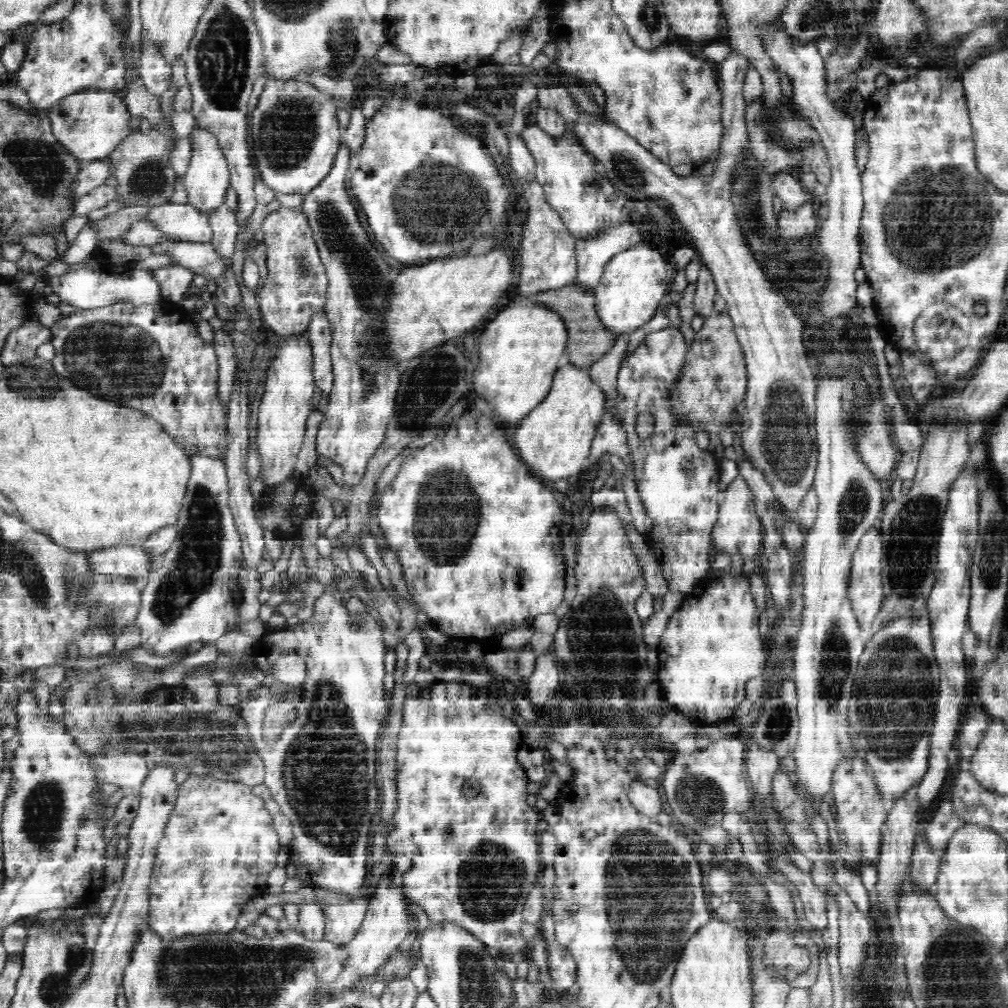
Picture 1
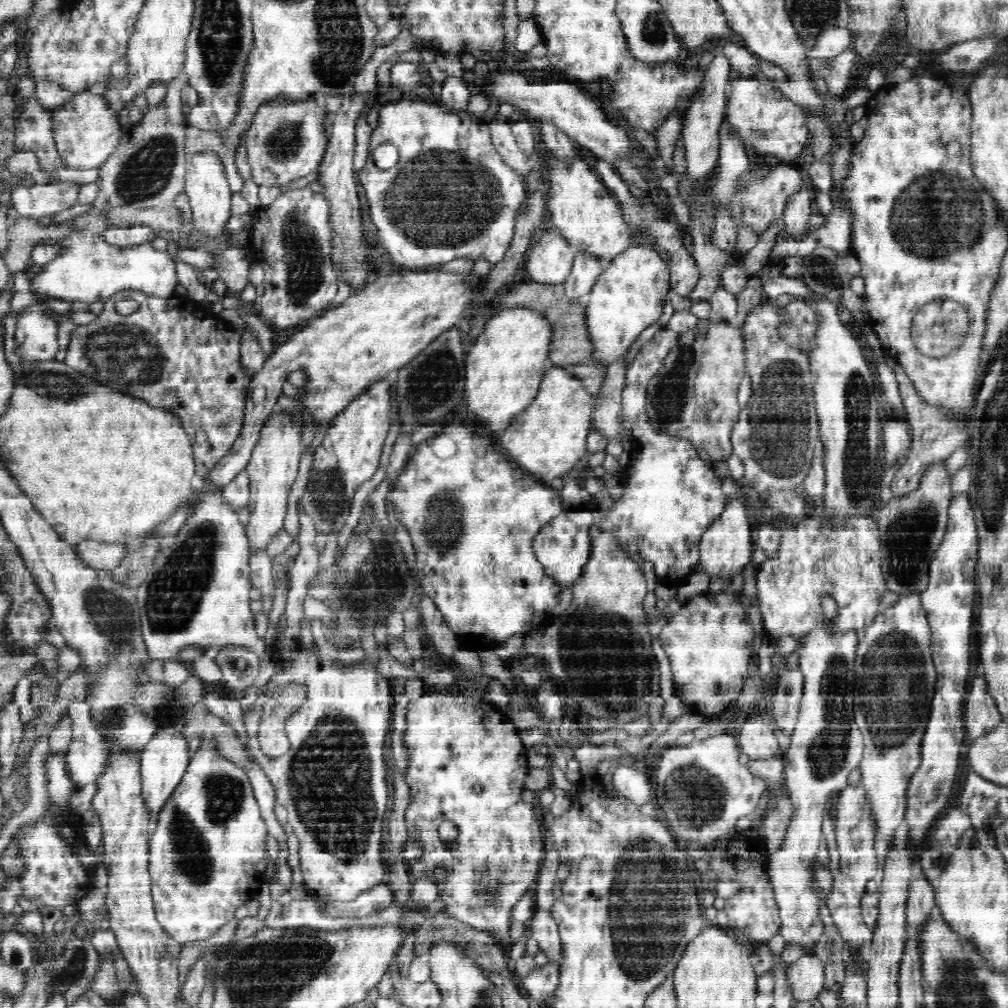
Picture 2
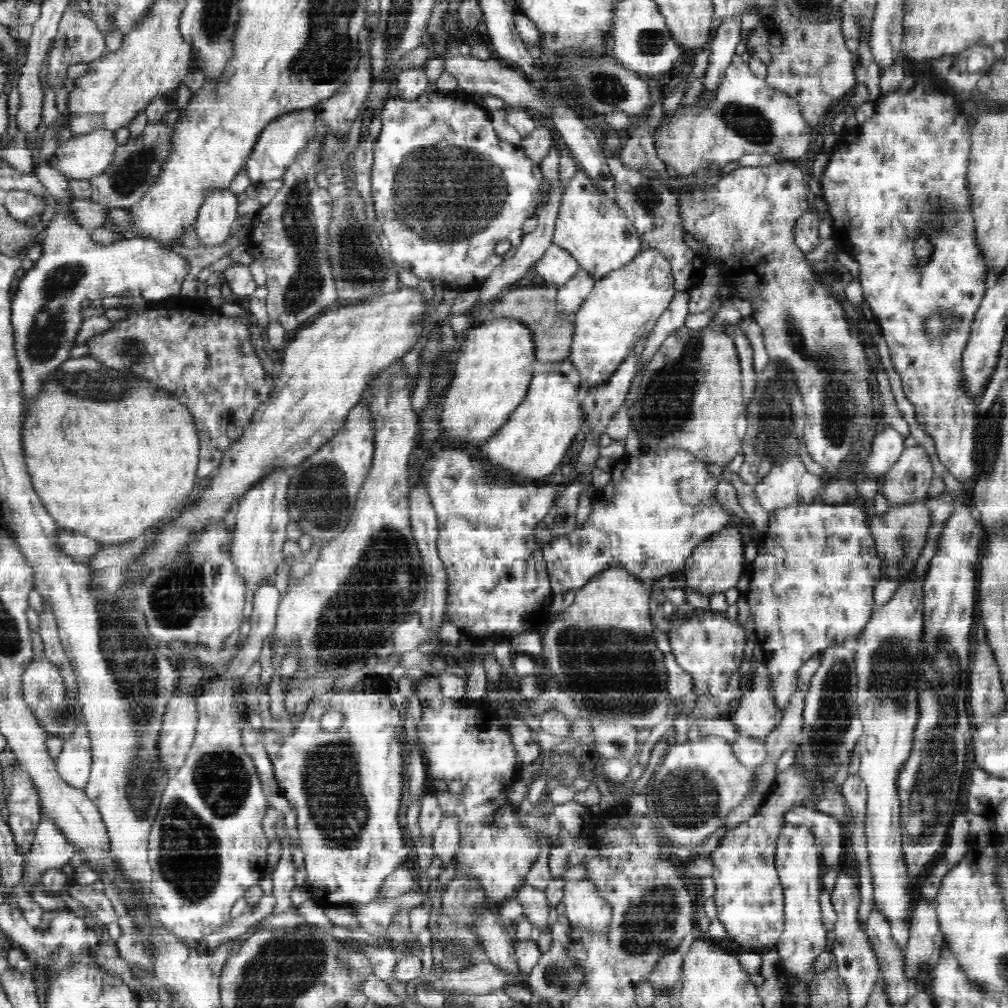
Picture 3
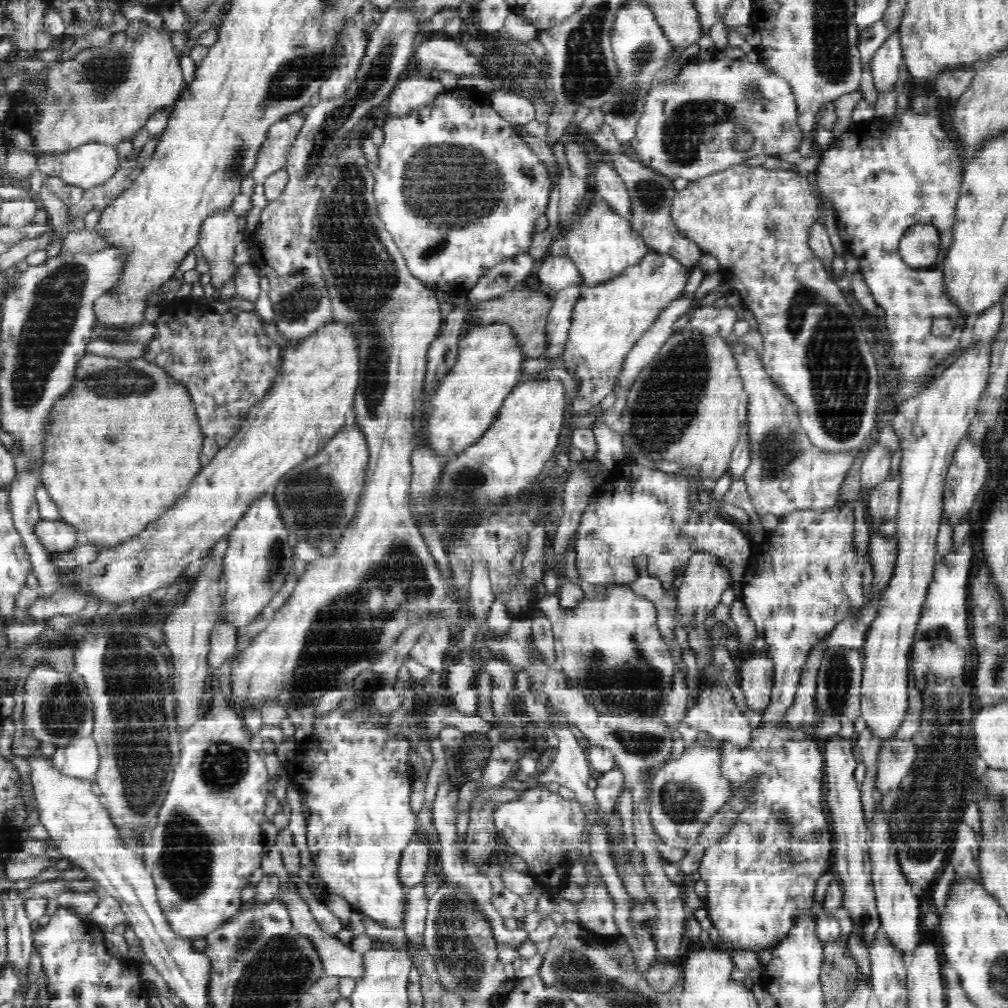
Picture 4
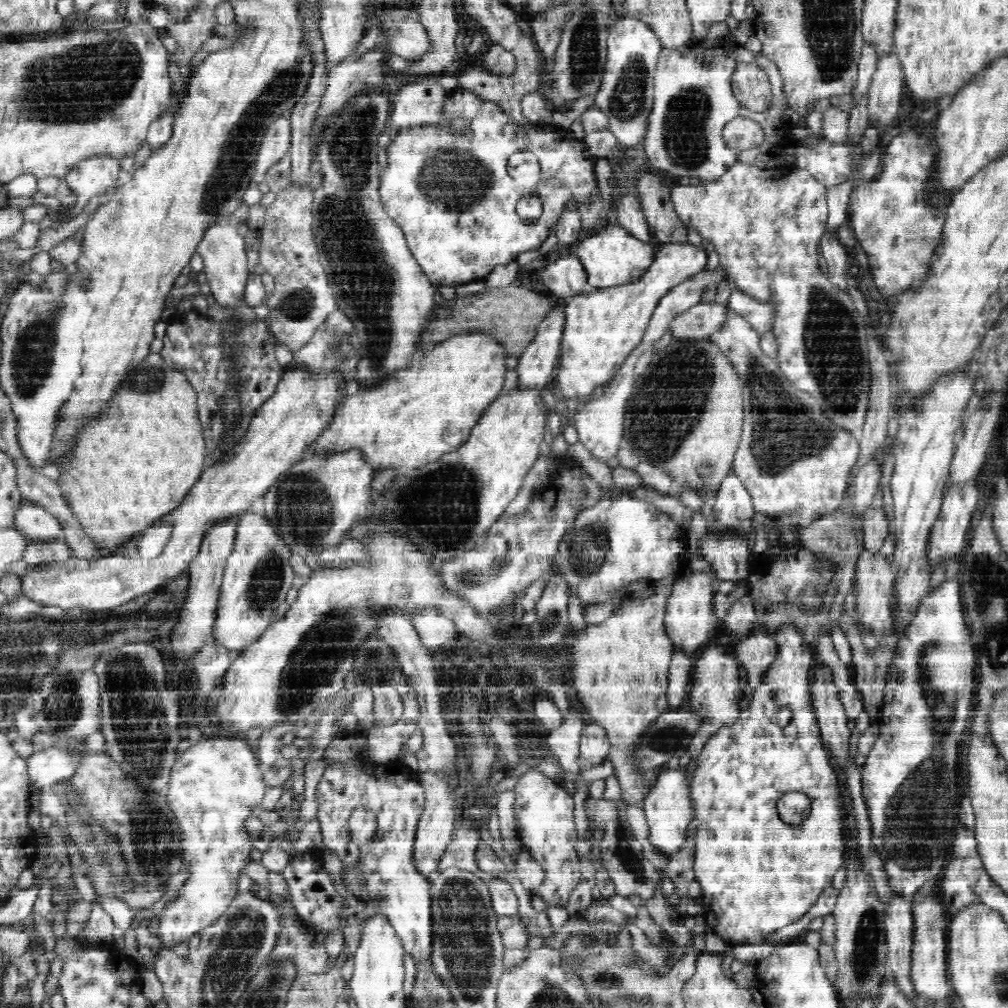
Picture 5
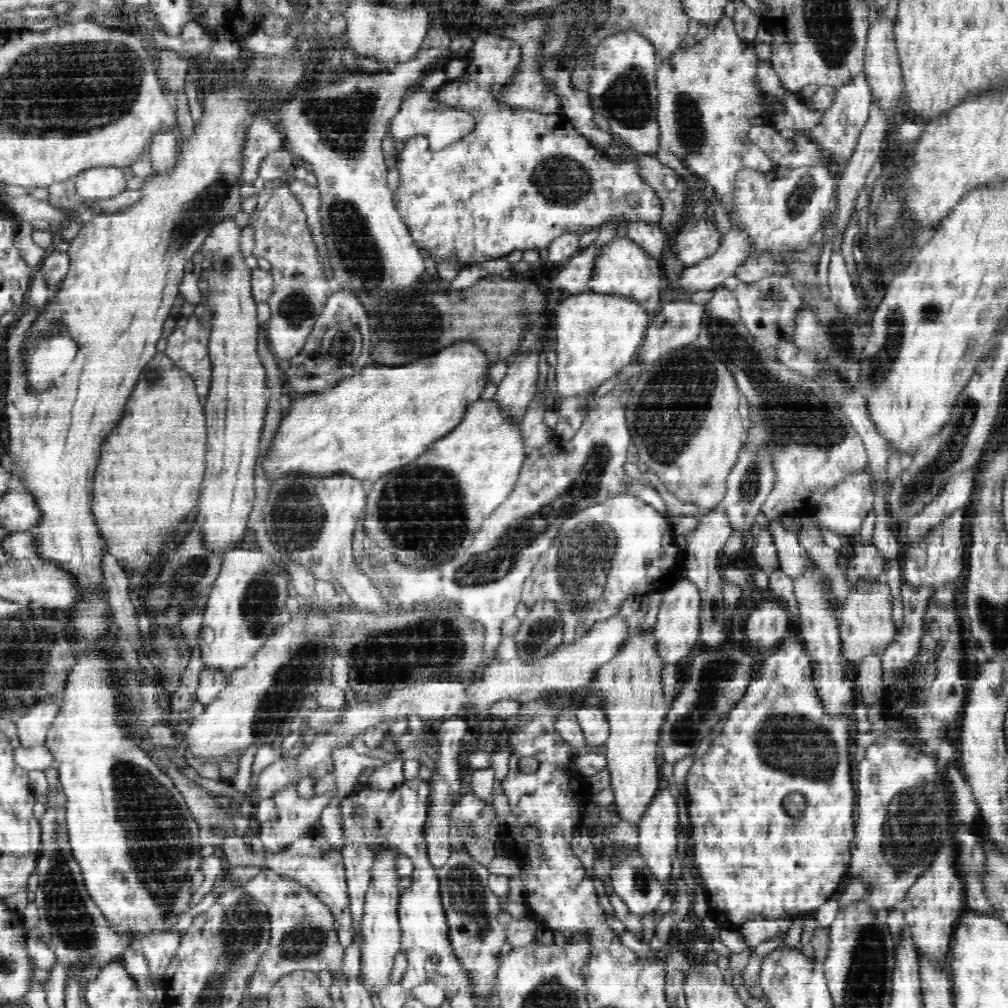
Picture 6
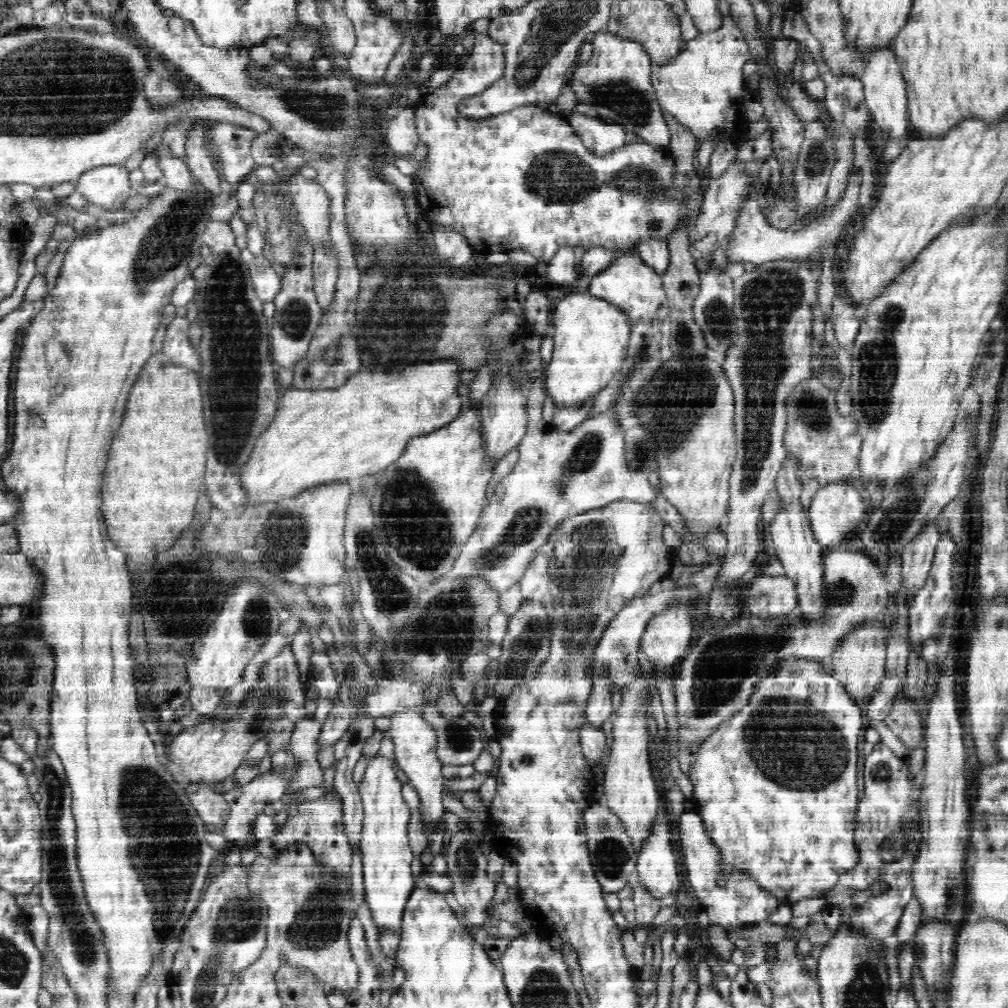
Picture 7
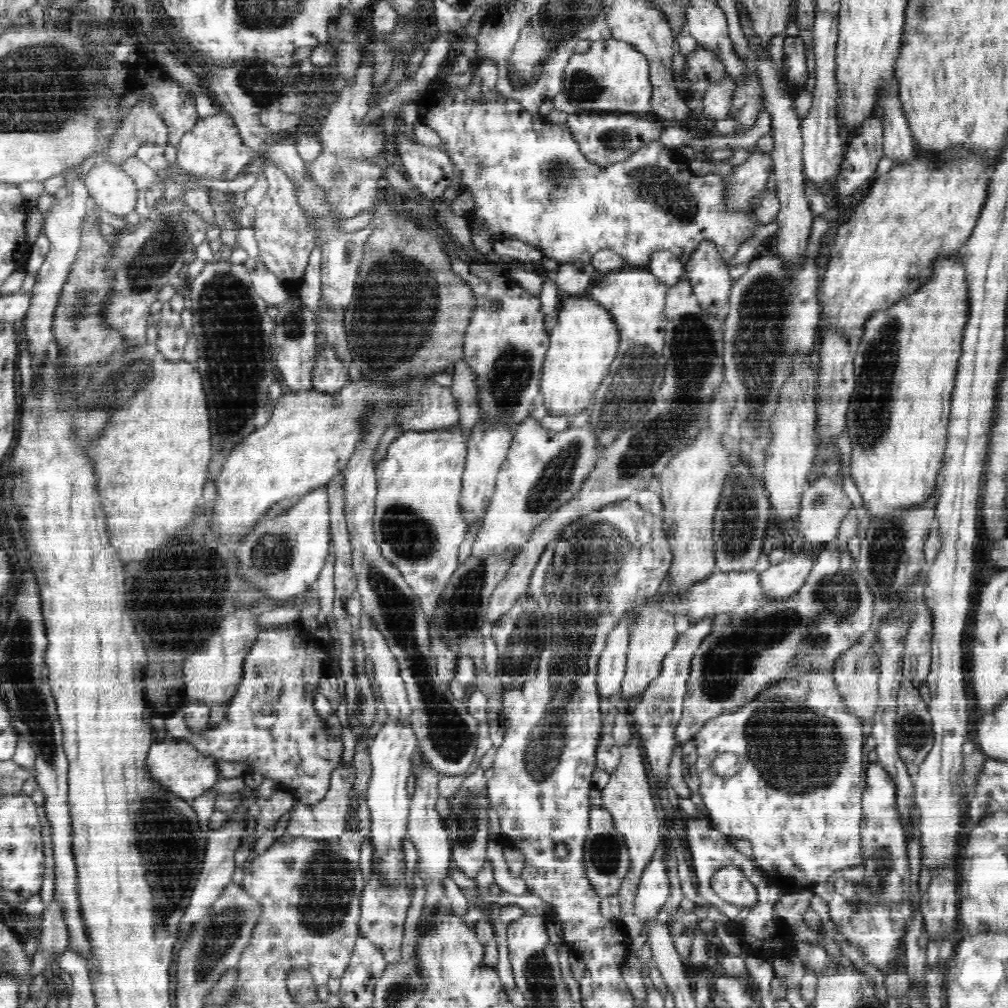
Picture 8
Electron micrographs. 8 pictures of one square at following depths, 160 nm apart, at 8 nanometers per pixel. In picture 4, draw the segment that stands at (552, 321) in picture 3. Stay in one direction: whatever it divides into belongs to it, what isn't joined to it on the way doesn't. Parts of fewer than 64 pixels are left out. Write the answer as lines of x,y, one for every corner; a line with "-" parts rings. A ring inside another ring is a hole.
523,288
504,293
502,296
492,300
484,300
472,308
472,322
478,326
488,326
494,323
506,324
514,331
518,339
518,346
522,347
522,354
526,358
540,358
548,348
548,337
546,336
546,322
553,300
548,291
532,291

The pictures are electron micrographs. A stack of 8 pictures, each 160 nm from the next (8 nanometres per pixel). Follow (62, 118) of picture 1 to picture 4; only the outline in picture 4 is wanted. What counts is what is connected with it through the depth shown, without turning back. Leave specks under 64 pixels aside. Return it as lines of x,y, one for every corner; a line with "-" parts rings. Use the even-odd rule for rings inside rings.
98,143
84,144
65,155
42,156
37,160
43,176
60,178
82,190
101,187
112,179
120,162
115,146

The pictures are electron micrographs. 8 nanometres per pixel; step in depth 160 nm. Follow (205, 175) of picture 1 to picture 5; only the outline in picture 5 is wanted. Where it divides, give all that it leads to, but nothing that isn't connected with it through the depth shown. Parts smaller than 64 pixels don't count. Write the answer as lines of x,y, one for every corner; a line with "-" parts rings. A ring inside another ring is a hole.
230,214
222,216
212,223
210,228
207,228
201,242
197,244
195,252
203,258
203,271
207,276
207,284
210,285
210,295
216,299
216,304
234,306
240,300
244,300
246,282
248,282
251,273
247,267
244,247
241,224

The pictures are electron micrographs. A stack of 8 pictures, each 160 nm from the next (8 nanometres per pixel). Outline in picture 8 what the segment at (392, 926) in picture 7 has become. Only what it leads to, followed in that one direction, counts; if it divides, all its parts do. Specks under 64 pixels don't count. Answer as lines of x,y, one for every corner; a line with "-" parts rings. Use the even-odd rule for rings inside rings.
387,718
385,725
370,741
369,755
372,764
372,780
368,783
365,799
370,809
370,842
373,848
373,860
377,865
377,872
381,875
381,880
388,880
389,884
394,884
394,880
398,880
398,876
404,876
404,838
406,838
406,828
409,816
410,798
406,791
406,783
408,778
413,774
413,753
417,748
417,738
411,727
410,718
408,720
391,720

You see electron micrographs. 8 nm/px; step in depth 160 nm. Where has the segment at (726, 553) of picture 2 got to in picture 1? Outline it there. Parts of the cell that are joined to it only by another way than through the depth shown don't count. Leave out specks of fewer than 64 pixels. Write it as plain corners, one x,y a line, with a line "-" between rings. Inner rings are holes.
740,476
734,479
722,492
722,498
719,502
719,511
716,524
712,528
710,540
714,540
718,550
724,550
728,554
740,552
743,562
757,558
754,554
760,554
762,551
763,532
761,520
755,510
754,497
748,483

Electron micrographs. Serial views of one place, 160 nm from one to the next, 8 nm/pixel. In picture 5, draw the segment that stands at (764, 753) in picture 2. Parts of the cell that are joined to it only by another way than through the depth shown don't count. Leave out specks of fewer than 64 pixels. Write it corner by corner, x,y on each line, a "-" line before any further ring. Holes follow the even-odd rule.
760,627
755,628
745,640
738,642
734,652
738,664
746,670
748,684
753,690
762,685
764,674
777,655
777,642
766,638
766,633

